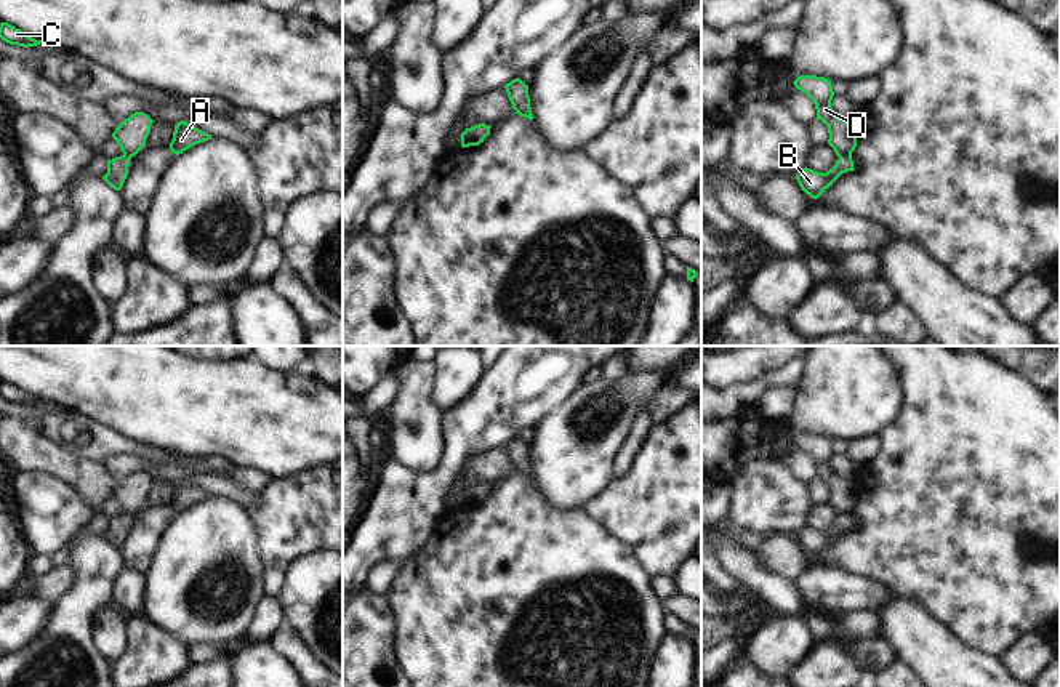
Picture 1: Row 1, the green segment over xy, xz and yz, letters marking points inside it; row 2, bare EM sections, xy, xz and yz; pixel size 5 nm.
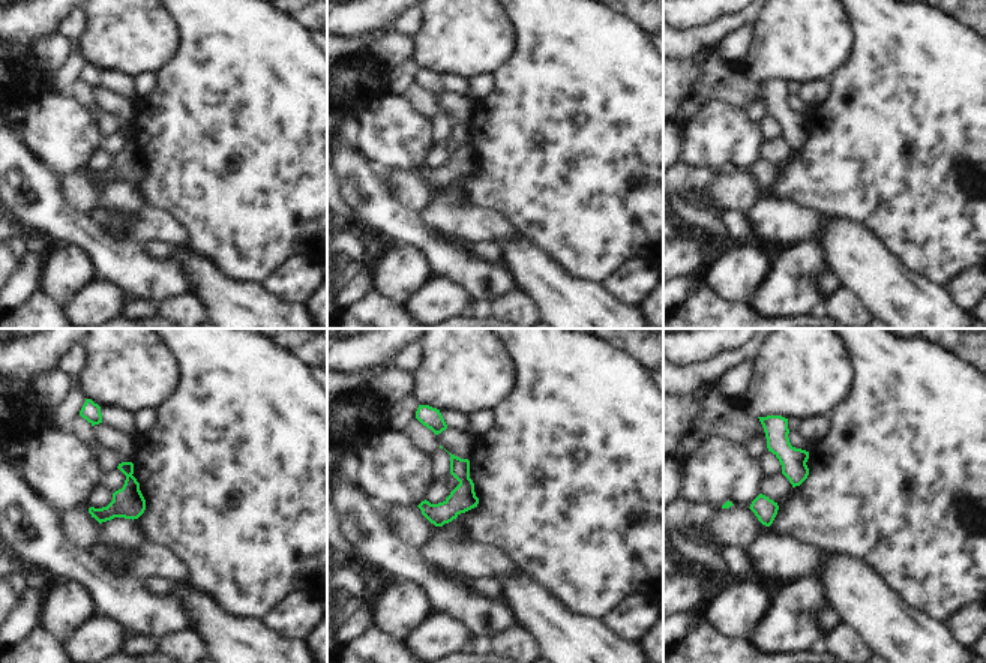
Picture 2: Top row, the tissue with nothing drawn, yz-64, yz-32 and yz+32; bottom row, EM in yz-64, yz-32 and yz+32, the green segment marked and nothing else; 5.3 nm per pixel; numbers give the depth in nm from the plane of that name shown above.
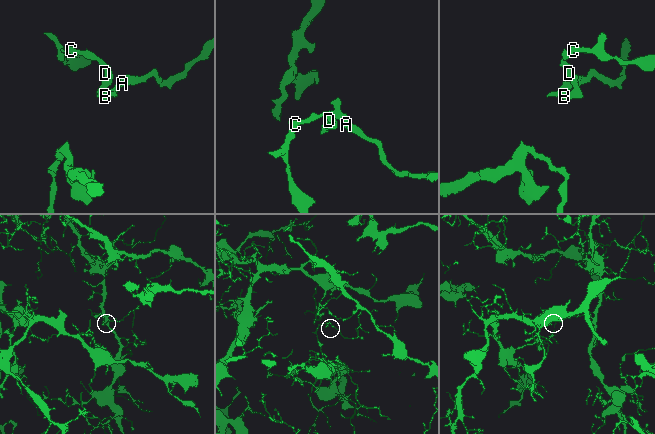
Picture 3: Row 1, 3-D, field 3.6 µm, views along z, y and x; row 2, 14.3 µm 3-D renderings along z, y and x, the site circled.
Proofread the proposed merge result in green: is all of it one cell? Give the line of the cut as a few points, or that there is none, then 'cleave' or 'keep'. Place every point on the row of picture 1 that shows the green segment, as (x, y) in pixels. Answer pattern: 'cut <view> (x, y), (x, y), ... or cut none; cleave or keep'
cut yz (851, 152), (839, 157); cleave

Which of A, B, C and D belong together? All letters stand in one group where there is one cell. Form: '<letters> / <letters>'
A B / C D

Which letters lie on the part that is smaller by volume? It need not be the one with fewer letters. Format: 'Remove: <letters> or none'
Remove: A, B

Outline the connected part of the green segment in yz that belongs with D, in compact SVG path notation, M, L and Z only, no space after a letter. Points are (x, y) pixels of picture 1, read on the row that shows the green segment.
M801 75L793 83L813 101L817 119L828 127L828 144L834 149L836 155L844 157L852 154L857 147L853 123L839 119L833 112L831 101L834 91L831 80L817 75Z

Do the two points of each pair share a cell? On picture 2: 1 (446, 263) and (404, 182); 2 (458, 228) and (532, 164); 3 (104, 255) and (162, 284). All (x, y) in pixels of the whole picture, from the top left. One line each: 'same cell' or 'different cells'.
1: different cells
2: different cells
3: same cell

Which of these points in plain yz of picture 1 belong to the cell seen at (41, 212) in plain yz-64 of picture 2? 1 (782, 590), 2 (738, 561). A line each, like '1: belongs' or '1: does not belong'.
1: belongs
2: belongs

